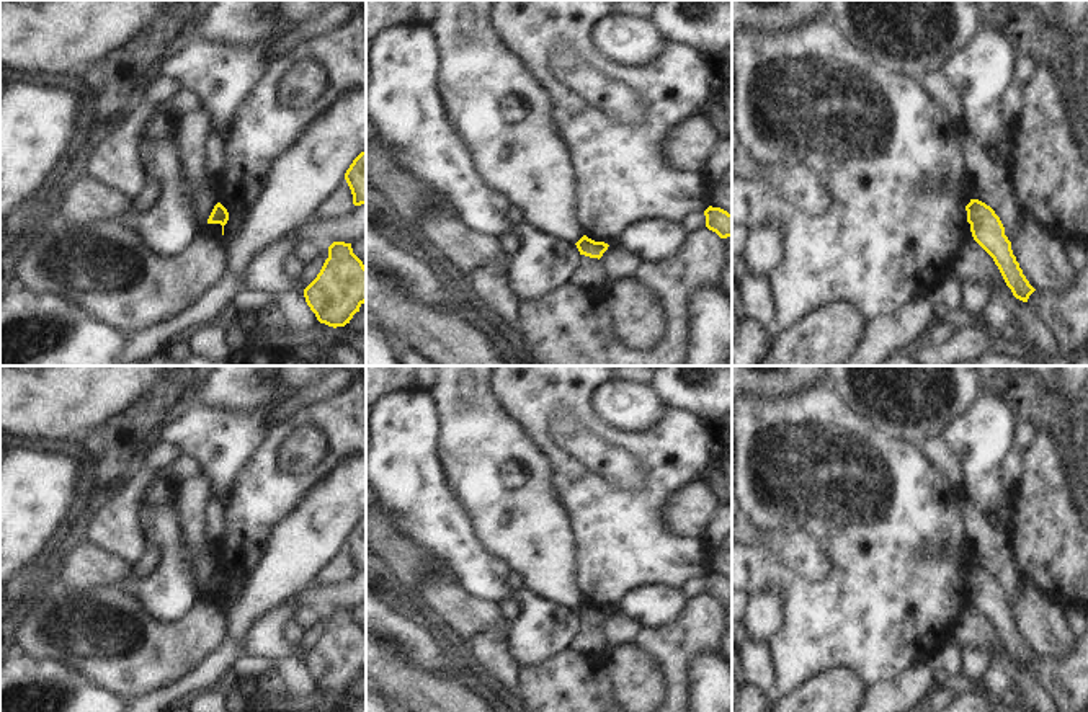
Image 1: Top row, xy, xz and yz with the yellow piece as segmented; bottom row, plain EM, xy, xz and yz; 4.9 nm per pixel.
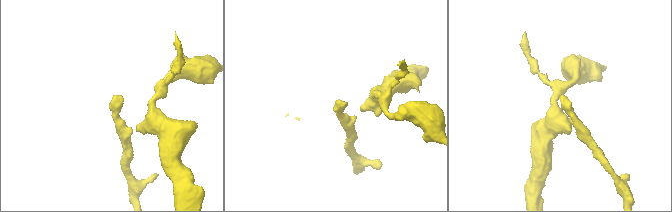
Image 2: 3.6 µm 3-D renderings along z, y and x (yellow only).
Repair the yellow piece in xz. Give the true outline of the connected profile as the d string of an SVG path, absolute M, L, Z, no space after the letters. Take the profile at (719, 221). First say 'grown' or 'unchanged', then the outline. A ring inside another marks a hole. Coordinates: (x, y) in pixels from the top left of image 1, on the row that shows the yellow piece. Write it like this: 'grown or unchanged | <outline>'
unchanged | M709 206L704 216L709 230L716 232L720 238L732 237L732 214L720 207Z

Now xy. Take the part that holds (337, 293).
unchanged | M333 242L317 278L304 289L304 297L320 323L345 327L366 302L366 266L353 253L351 243Z

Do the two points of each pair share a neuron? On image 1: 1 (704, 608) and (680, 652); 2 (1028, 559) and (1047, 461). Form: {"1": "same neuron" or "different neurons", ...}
{"1": "same neuron", "2": "same neuron"}

